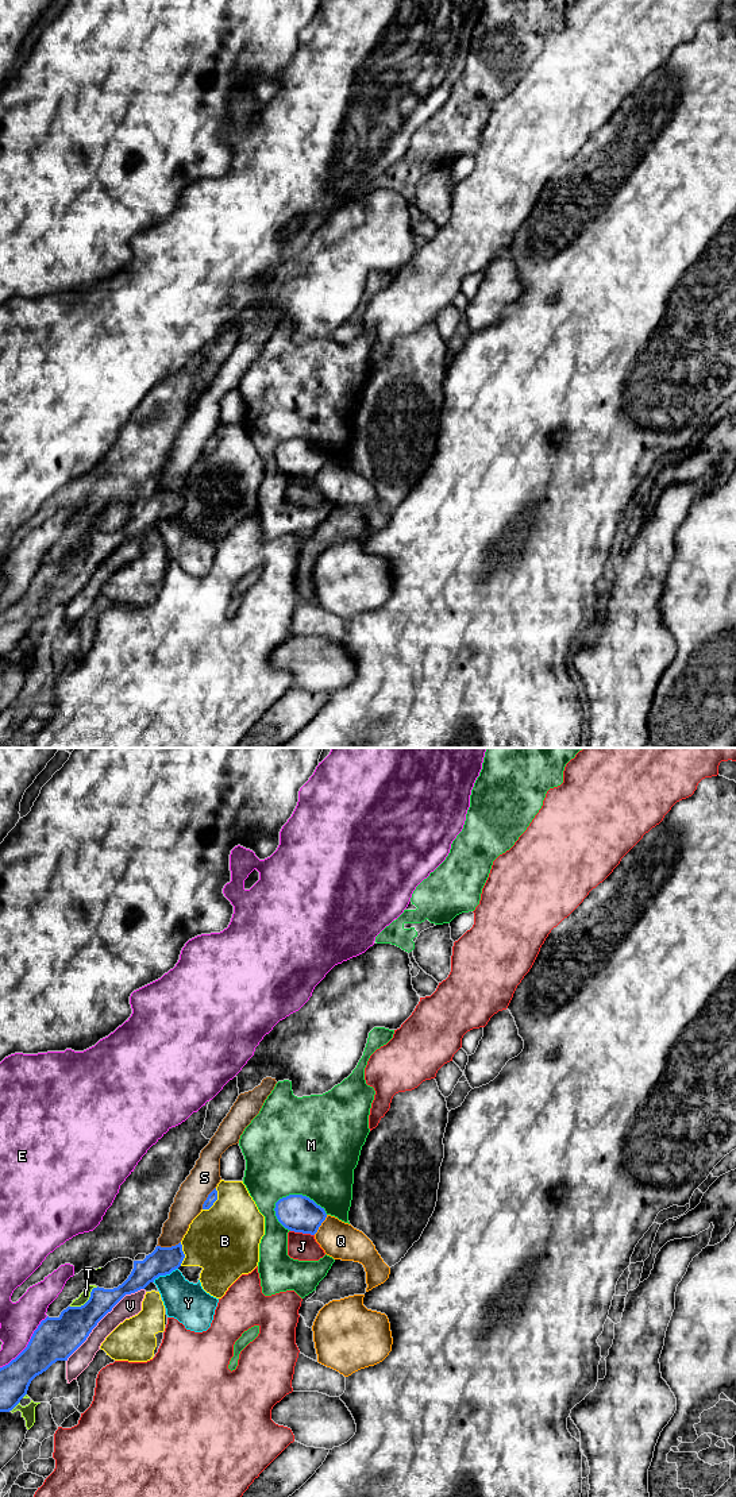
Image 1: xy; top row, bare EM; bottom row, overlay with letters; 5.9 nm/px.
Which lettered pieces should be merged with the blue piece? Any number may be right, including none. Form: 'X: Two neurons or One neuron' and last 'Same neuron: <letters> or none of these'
B: Two neurons
E: Two neurons
J: Two neurons
M: Two neurons
Q: Two neurons
S: Two neurons
T: Two neurons
V: Two neurons
Y: Two neurons
Same neuron: none of these

